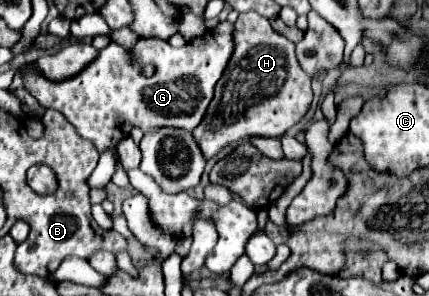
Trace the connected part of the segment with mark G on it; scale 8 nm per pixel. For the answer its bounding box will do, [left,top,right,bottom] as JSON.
[26,22,232,152]

